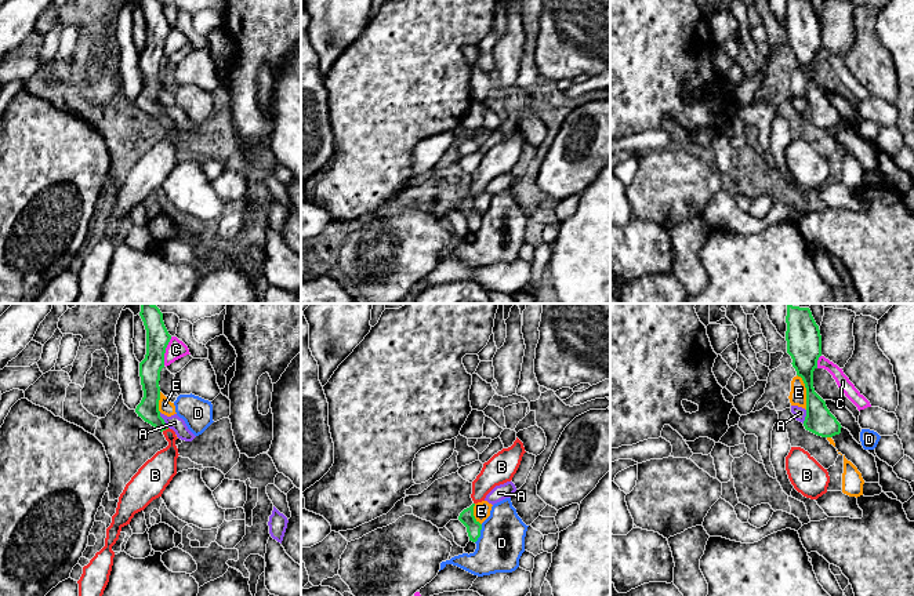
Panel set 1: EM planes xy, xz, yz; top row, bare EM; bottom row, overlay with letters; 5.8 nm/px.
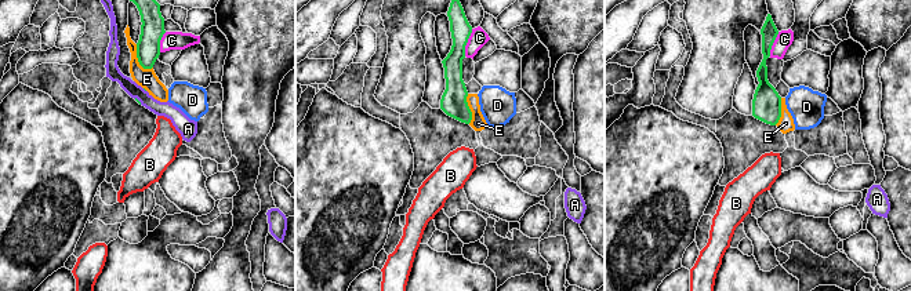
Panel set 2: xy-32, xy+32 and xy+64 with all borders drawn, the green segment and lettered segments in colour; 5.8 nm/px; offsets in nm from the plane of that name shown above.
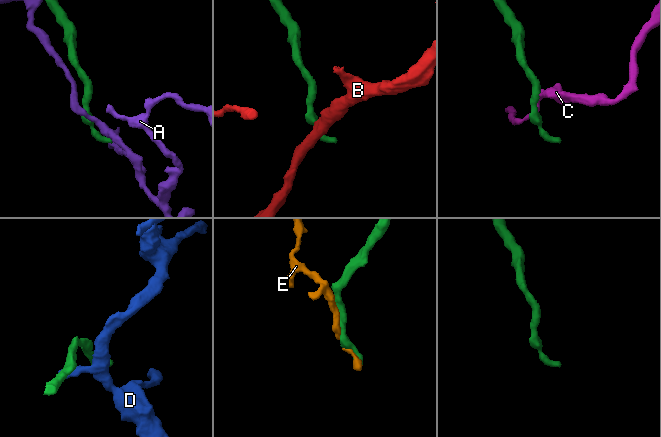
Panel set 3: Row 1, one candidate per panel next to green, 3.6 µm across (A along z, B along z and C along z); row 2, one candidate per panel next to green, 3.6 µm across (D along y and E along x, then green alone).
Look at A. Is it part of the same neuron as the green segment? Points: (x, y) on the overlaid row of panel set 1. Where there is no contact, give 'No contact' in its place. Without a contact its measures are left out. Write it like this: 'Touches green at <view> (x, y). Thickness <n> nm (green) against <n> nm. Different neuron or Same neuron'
Touches green at xy (163, 420). Thickness 120 nm (green) against 90 nm. Different neuron

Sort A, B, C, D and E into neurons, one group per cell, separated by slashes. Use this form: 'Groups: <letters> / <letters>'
Groups: A / B / C / D / E

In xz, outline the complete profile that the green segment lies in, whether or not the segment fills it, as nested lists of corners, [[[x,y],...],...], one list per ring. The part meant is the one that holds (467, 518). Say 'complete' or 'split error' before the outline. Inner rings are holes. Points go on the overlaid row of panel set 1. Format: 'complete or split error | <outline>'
complete | [[[475,504],[464,509],[460,513],[458,520],[467,527],[469,541],[476,542],[480,537],[482,524],[474,516],[474,506]]]

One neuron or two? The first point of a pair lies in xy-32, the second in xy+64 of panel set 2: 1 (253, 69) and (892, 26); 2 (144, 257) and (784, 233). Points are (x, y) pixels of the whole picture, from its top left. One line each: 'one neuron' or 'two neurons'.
1: one neuron
2: two neurons

